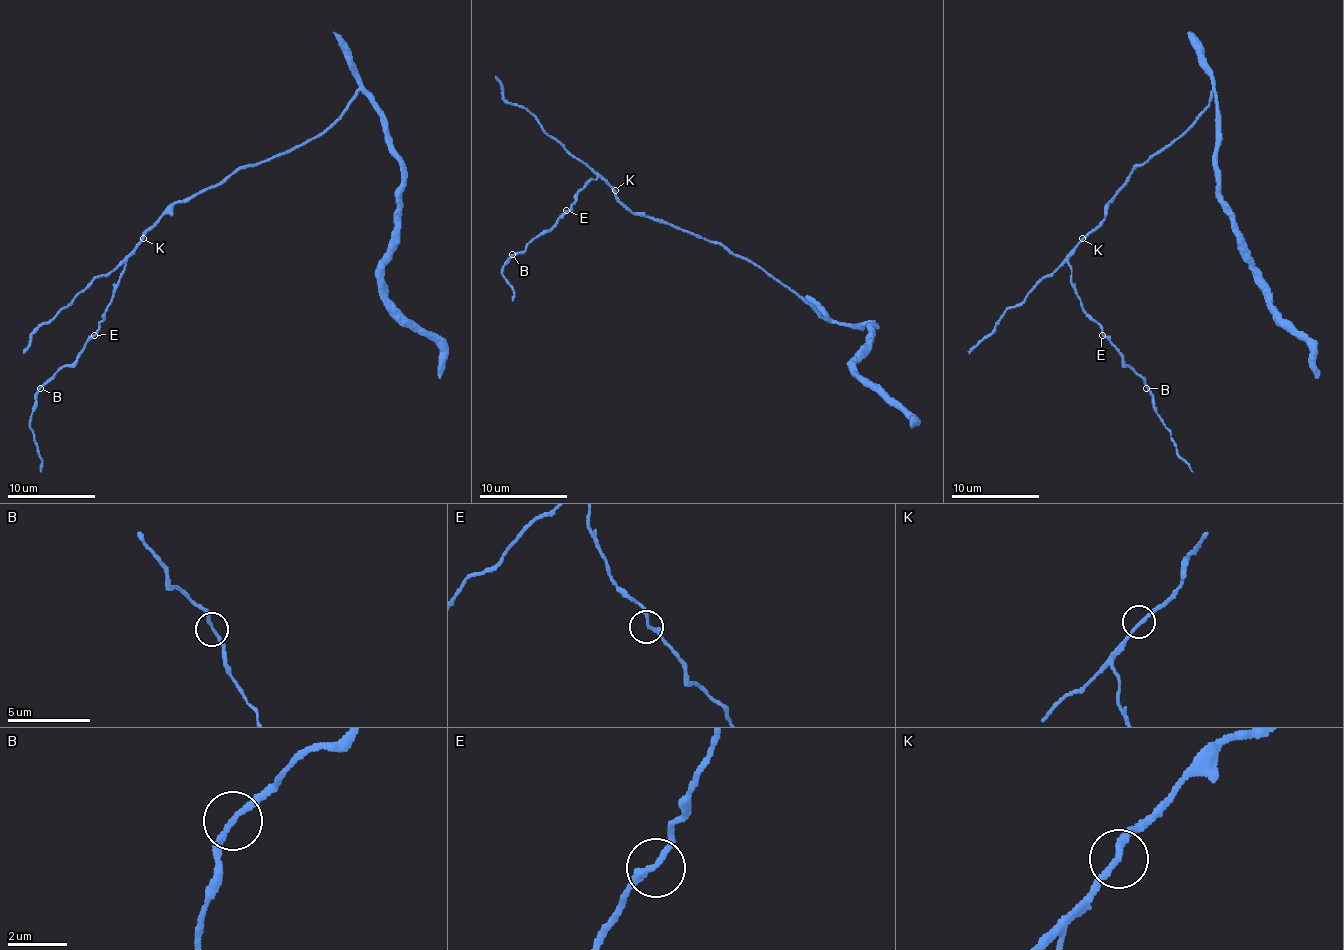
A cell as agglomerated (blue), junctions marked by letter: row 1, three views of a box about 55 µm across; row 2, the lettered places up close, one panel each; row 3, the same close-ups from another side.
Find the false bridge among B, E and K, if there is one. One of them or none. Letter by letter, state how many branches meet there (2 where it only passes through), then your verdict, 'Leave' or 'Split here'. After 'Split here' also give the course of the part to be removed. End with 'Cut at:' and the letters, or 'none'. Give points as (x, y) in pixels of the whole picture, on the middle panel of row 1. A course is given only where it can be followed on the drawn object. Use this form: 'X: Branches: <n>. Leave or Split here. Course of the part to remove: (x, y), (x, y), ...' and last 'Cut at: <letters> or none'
B: Branches: 2. Split here. Course of the part to remove: (511, 254), (503, 267), (503, 276), (514, 291), (511, 300)
E: Branches: 2. Leave
K: Branches: 2. Leave
Cut at: B

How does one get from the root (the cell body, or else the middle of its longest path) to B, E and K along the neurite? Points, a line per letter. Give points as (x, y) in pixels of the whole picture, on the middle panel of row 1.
B: (741, 258), (670, 223), (633, 214), (600, 177), (580, 190), (549, 229), (511, 254)
E: (741, 258), (670, 223), (633, 214), (600, 177), (580, 190), (566, 210)
K: (741, 258), (721, 245), (670, 223), (659, 223), (633, 214), (619, 201), (615, 190)

